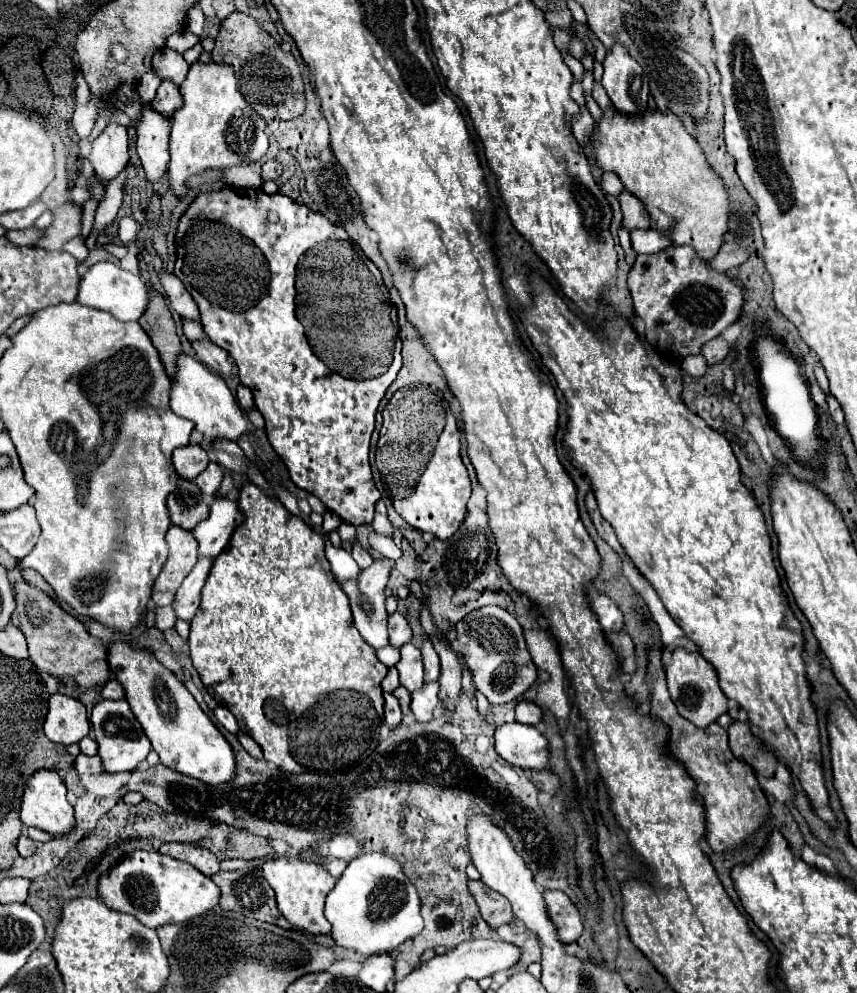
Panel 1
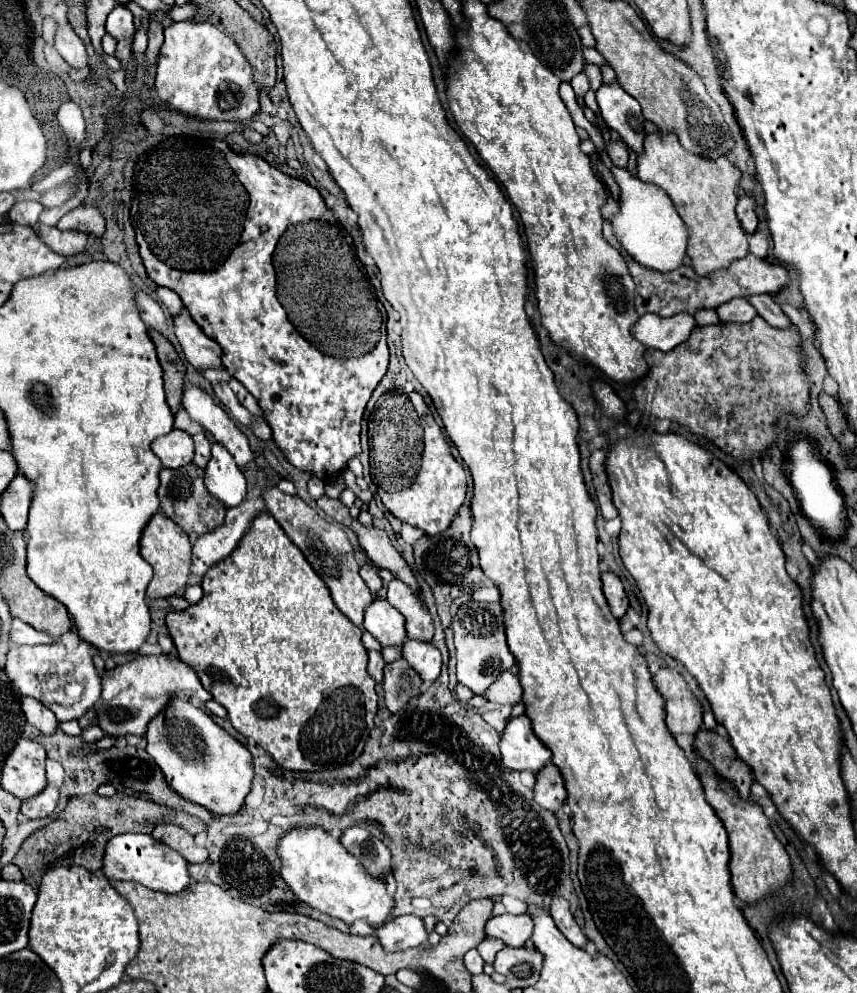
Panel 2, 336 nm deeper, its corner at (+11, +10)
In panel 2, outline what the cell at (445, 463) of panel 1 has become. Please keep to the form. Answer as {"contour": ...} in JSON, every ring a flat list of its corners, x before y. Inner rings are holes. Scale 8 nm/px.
{"contour":[[411,392,409,404,413,404,413,412,417,412,417,420,421,420,421,468,417,468,417,476,413,476,413,484,409,484,405,492,377,492,377,494,385,504,385,508,395,518,415,528,421,528,425,530,425,534,433,536,443,532,451,524,459,506,465,502,467,476,463,466,451,456,449,444,437,422,433,420,433,414,427,408,423,396]]}

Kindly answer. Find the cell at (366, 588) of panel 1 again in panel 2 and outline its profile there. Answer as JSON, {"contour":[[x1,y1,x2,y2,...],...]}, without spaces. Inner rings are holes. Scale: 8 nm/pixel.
{"contour":[[277,486,265,488,263,490,263,500,265,500,265,506,271,512,271,516,277,518,277,522,281,524,281,528,285,530,285,534,293,540,295,546,301,548,301,552,305,554,305,558,309,560,309,564,313,566,313,570,327,584,327,588,331,590,331,596,333,596,337,608,355,626,361,628,363,626,363,614,365,614,367,606,373,602,373,598,371,598,371,592,369,592,367,584,359,576,359,562,355,558,353,546,349,544,345,532,337,524,323,520,299,496,289,496,289,494,281,492]]}

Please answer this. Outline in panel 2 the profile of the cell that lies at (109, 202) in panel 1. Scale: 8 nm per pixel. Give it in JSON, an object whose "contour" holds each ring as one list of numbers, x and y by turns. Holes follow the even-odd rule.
{"contour":[[141,26,139,30,137,30,137,34,135,34,135,40,133,40,133,56,137,58,137,56,141,56,145,50,147,50,147,32,145,32,145,28]]}

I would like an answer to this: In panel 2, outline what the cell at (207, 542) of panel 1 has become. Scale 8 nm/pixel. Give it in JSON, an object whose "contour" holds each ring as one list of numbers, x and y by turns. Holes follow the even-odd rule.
{"contour":[[213,444,211,448,211,460,205,468,205,486,225,508,237,506,245,498,245,476,233,456,219,444]]}

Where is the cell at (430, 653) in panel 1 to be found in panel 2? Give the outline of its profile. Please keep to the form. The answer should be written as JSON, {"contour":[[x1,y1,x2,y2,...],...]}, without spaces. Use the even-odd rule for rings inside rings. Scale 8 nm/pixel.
{"contour":[[391,580,387,588,387,600,405,616,405,628,409,640,431,642,433,638,433,620,421,598,413,596,413,590,399,580]]}

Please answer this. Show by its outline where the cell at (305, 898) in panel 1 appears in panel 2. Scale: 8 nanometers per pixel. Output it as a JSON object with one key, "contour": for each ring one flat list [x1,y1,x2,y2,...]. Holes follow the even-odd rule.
{"contour":[[293,828,287,830,279,844,277,856,281,858,281,878,293,890,293,894,311,908,353,924,359,918,367,918,373,928,381,926,391,910,393,898,385,890,385,882,375,880,363,872,359,860,351,856,339,840,335,840,323,828]]}

